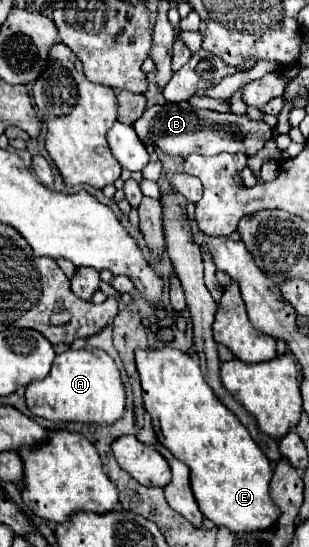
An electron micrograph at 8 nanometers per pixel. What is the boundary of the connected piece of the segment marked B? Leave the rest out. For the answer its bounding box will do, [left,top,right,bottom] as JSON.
[132,102,274,158]

